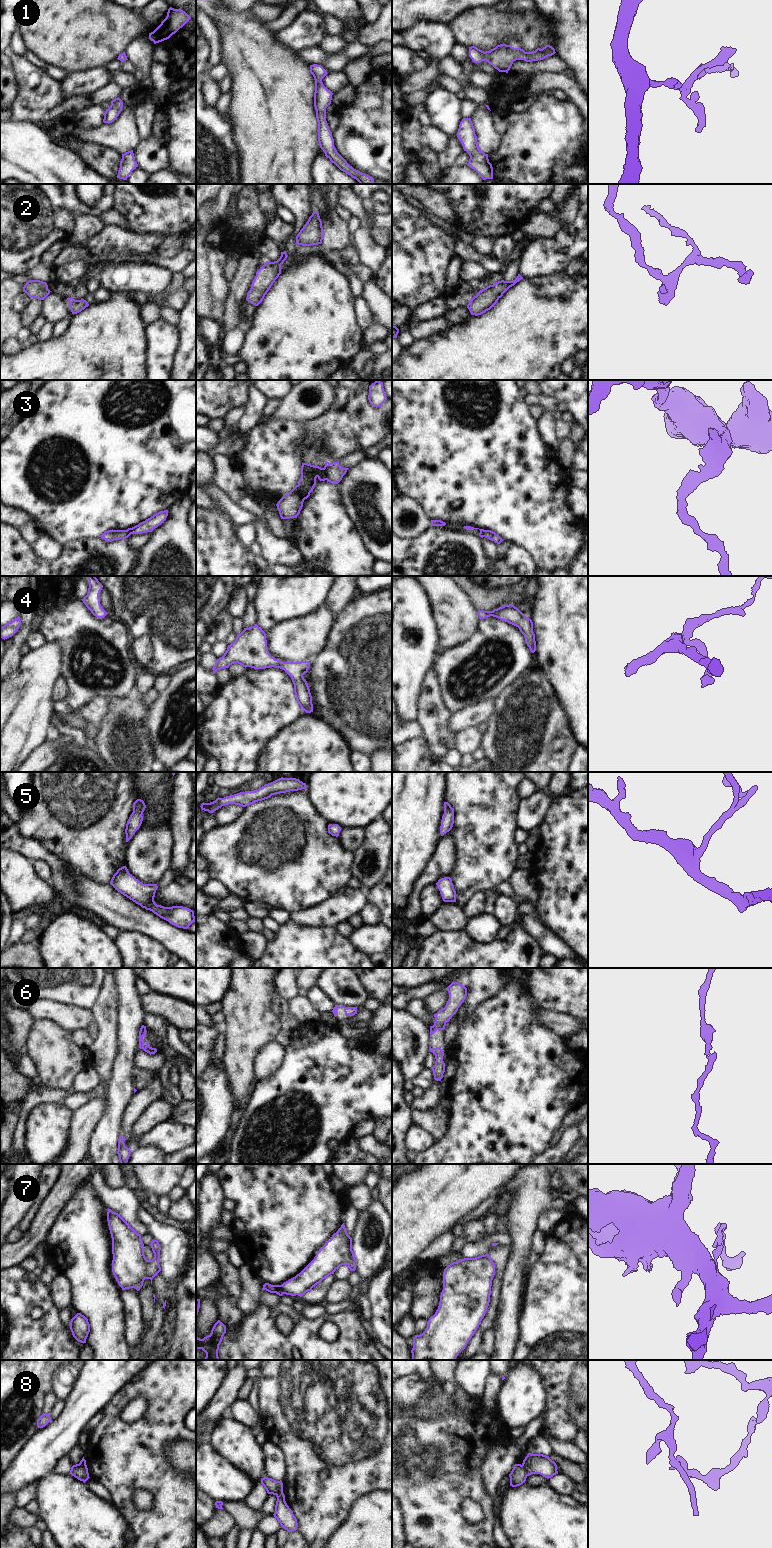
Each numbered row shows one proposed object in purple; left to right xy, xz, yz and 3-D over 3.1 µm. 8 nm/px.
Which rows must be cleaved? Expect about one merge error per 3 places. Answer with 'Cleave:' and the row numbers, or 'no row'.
Cleave: 8

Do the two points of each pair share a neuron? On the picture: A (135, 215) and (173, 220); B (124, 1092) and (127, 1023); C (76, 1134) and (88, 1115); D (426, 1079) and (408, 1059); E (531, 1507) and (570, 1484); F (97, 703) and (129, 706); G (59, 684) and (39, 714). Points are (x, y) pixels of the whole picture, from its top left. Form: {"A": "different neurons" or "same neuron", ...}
{"A": "same neuron", "B": "same neuron", "C": "same neuron", "D": "different neurons", "E": "different neurons", "F": "different neurons", "G": "different neurons"}

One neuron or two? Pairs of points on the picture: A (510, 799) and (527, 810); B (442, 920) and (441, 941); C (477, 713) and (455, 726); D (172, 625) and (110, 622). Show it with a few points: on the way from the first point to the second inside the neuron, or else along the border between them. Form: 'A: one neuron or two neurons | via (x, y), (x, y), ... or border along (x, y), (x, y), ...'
A: two neurons | border along (521, 798), (517, 810), (517, 827)
B: two neurons | border along (437, 929), (445, 931), (465, 930)
C: one neuron | via (472, 715), (464, 717), (460, 721)
D: two neurons | border along (108, 613), (123, 621)

